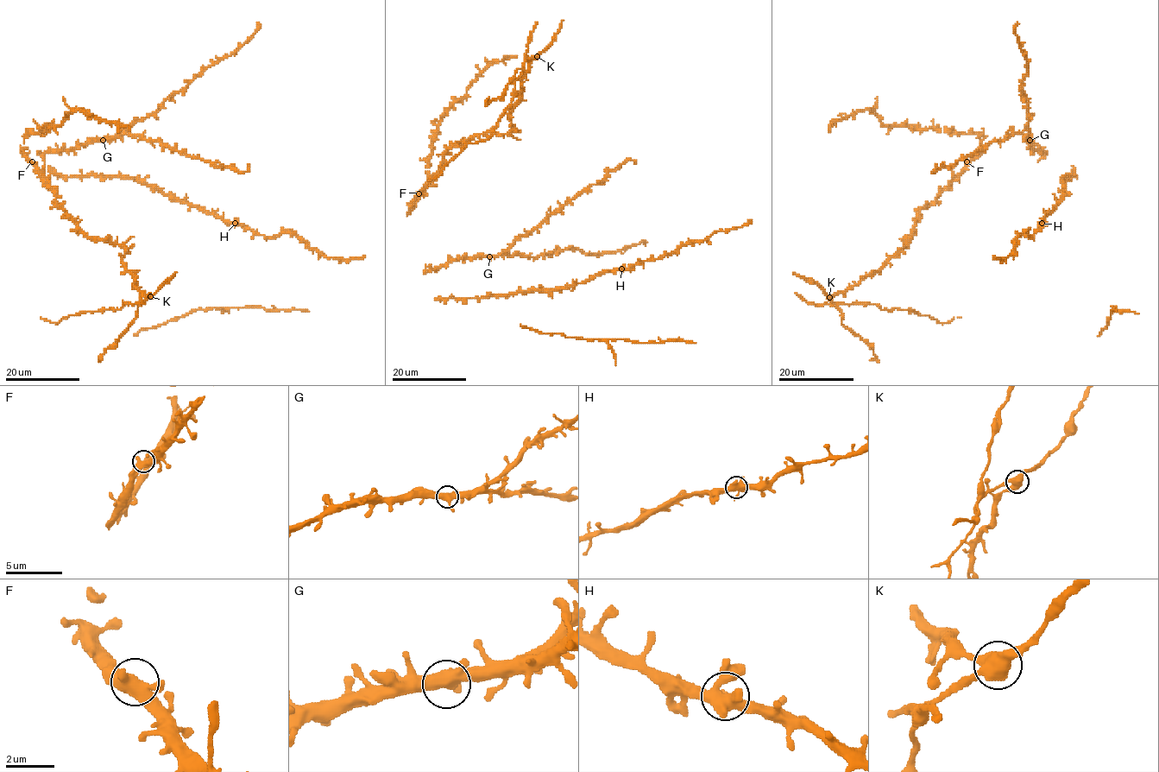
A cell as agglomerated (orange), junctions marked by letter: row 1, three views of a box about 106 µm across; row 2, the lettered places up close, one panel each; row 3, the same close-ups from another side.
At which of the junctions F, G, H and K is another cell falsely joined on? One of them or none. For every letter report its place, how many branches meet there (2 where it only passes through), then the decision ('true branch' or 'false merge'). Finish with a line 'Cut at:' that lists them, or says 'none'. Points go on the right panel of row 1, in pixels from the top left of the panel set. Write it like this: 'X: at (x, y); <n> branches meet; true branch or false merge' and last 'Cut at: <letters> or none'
F: at (966, 161); 3 branches meet; true branch
G: at (1029, 140); 3 branches meet; true branch
H: at (1042, 223); 3 branches meet; true branch
K: at (829, 297); 3 branches meet; false merge
Cut at: K

